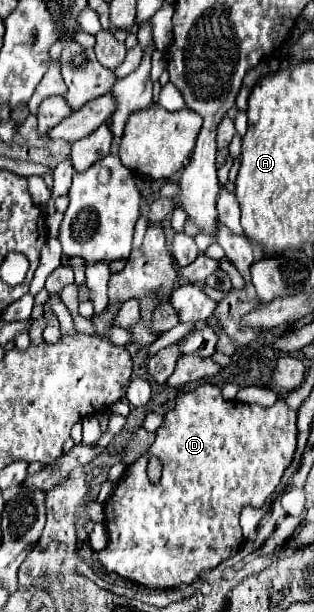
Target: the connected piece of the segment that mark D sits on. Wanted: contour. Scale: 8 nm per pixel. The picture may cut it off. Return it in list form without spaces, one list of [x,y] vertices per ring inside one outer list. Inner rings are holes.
[[[210,383],[182,393],[176,399],[176,407],[166,413],[162,427],[156,431],[156,441],[150,451],[126,467],[104,505],[108,545],[98,553],[100,563],[108,571],[152,589],[190,585],[202,571],[214,569],[224,559],[238,553],[244,543],[242,529],[238,527],[242,507],[264,505],[266,497],[274,493],[282,473],[290,465],[294,449],[296,411],[288,409],[282,399],[278,399],[272,407],[226,401],[222,391]],[[150,457],[162,461],[162,479],[158,483],[152,483],[146,475]]]

